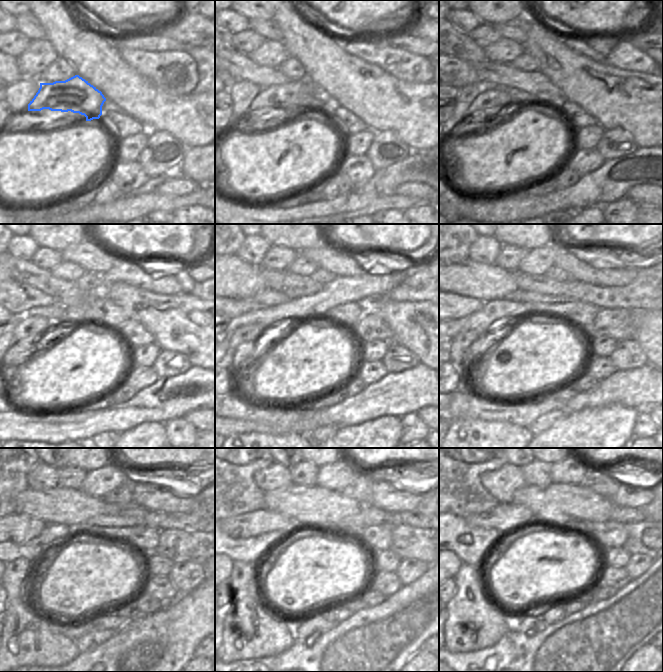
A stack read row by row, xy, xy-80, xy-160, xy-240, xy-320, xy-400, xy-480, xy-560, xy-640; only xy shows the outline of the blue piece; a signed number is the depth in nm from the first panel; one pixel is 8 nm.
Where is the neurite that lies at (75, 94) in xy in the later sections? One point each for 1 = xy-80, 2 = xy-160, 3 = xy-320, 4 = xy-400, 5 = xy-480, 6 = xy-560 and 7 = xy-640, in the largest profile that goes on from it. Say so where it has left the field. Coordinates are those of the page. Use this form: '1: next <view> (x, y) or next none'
1: next xy-80 (302, 97)
2: next xy-160 (489, 100)
3: next xy-320 (247, 333)
4: next xy-400 (459, 343)
5: next xy-480 (28, 639)
6: next xy-560 (251, 631)
7: next xy-640 (473, 623)

